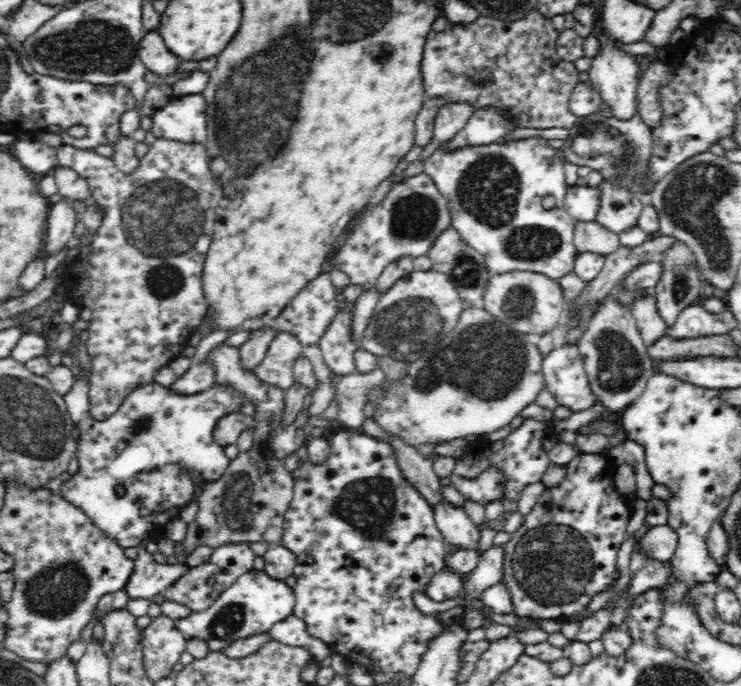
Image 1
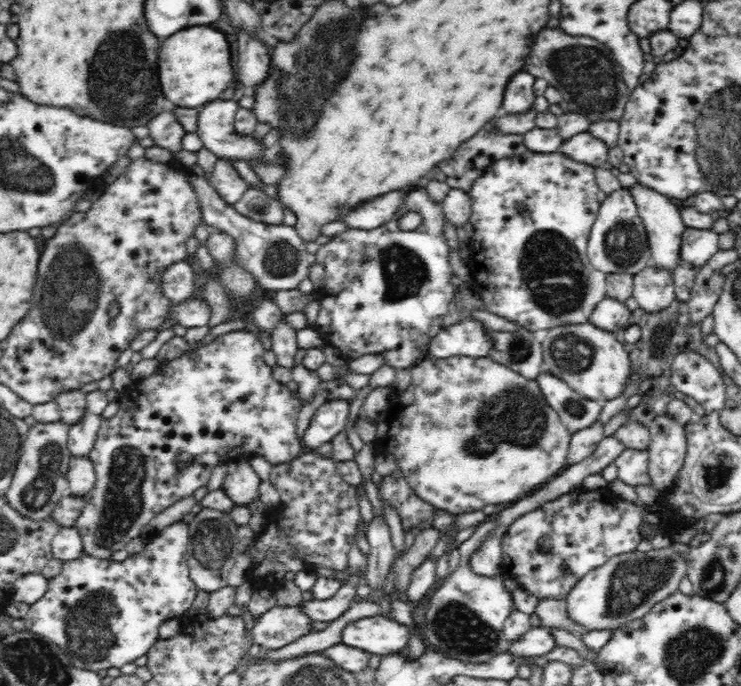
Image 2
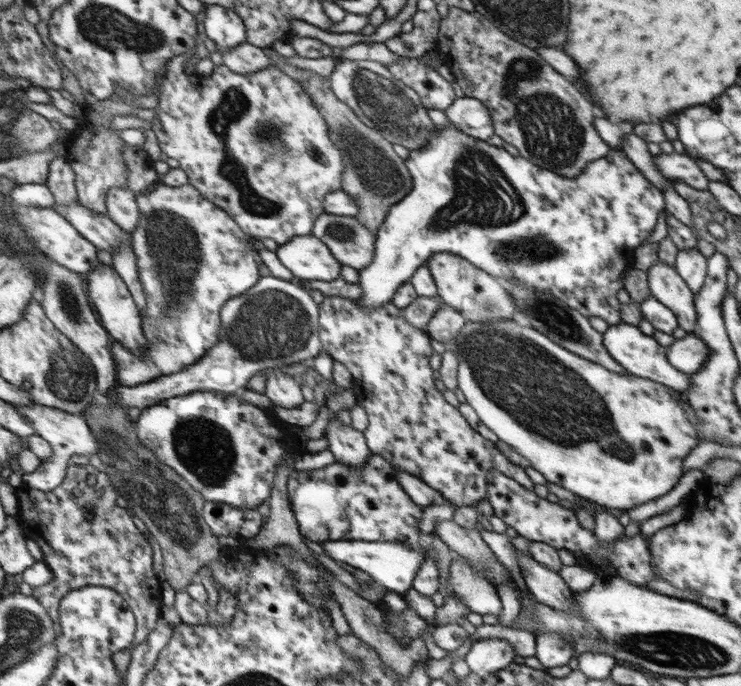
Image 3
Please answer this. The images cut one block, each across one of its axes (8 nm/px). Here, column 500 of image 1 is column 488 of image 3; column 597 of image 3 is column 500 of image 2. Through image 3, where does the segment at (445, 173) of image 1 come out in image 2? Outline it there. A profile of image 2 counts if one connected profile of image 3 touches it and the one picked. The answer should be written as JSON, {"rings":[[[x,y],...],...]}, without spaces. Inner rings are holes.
{"rings":[[[527,150],[524,154],[510,158],[502,158],[500,161],[494,162],[486,174],[482,174],[478,181],[474,181],[472,188],[468,190],[470,200],[472,201],[472,216],[469,222],[474,226],[474,236],[470,242],[470,272],[474,276],[474,286],[471,290],[476,292],[482,300],[484,306],[490,312],[519,324],[520,327],[530,329],[532,332],[536,330],[549,329],[555,326],[564,326],[569,324],[582,324],[589,321],[590,315],[596,305],[607,297],[606,273],[596,270],[589,261],[587,255],[587,240],[599,212],[601,202],[598,201],[598,185],[595,179],[594,165],[578,162],[571,159],[568,155],[554,151],[551,153],[532,152]]]}

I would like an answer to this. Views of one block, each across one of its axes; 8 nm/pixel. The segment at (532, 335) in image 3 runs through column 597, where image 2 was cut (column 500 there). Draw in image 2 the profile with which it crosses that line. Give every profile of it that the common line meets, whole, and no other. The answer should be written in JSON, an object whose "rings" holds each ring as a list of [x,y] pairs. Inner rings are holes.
{"rings":[[[490,356],[488,357],[450,357],[450,358],[433,358],[427,357],[418,364],[411,367],[410,385],[402,393],[396,393],[396,390],[390,387],[390,398],[388,406],[378,414],[378,418],[373,420],[374,426],[374,444],[373,448],[377,453],[386,454],[386,457],[392,455],[397,464],[399,472],[404,474],[407,484],[411,487],[413,494],[422,501],[428,502],[436,509],[448,511],[450,514],[458,515],[465,512],[482,510],[484,506],[497,505],[507,507],[516,501],[523,499],[528,494],[536,492],[539,488],[549,482],[550,479],[556,477],[560,470],[568,467],[568,448],[570,448],[570,440],[572,434],[566,429],[561,422],[554,407],[550,407],[550,403],[544,398],[544,394],[540,392],[540,385],[537,380],[528,380],[520,373],[494,362]]]}

